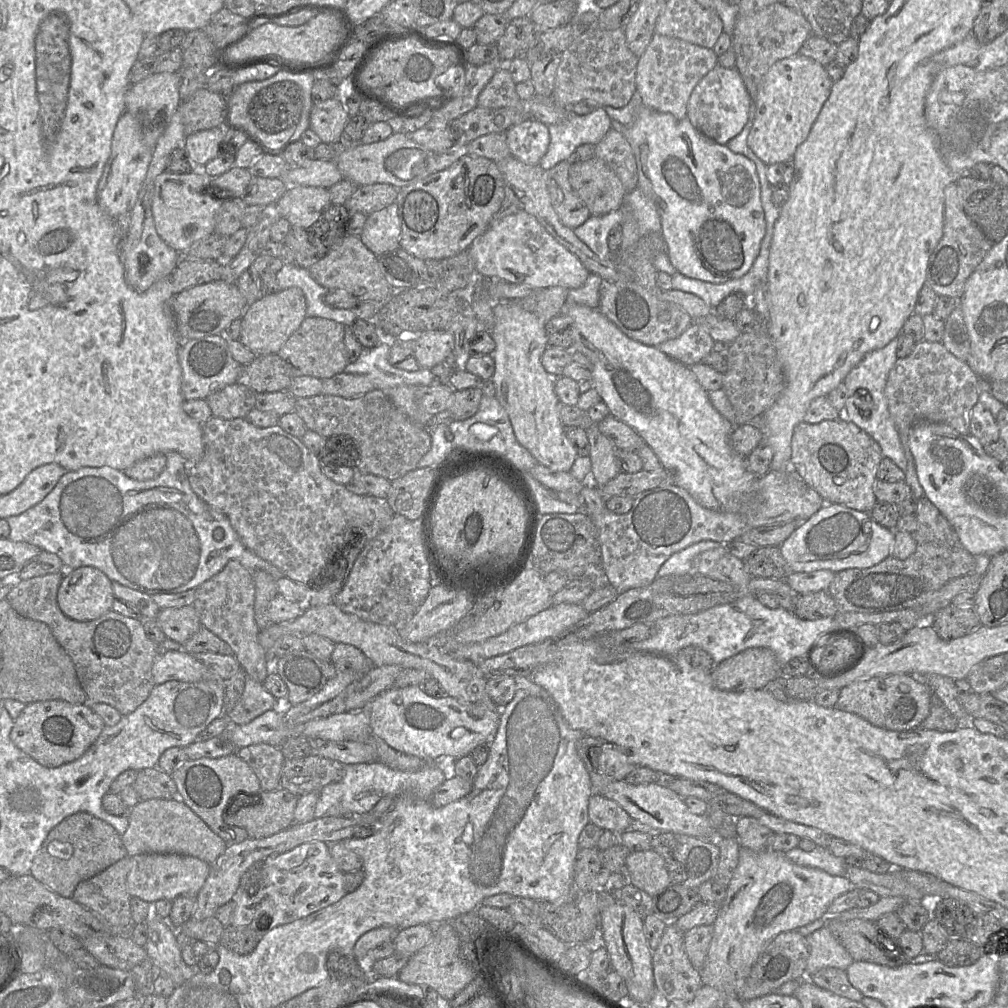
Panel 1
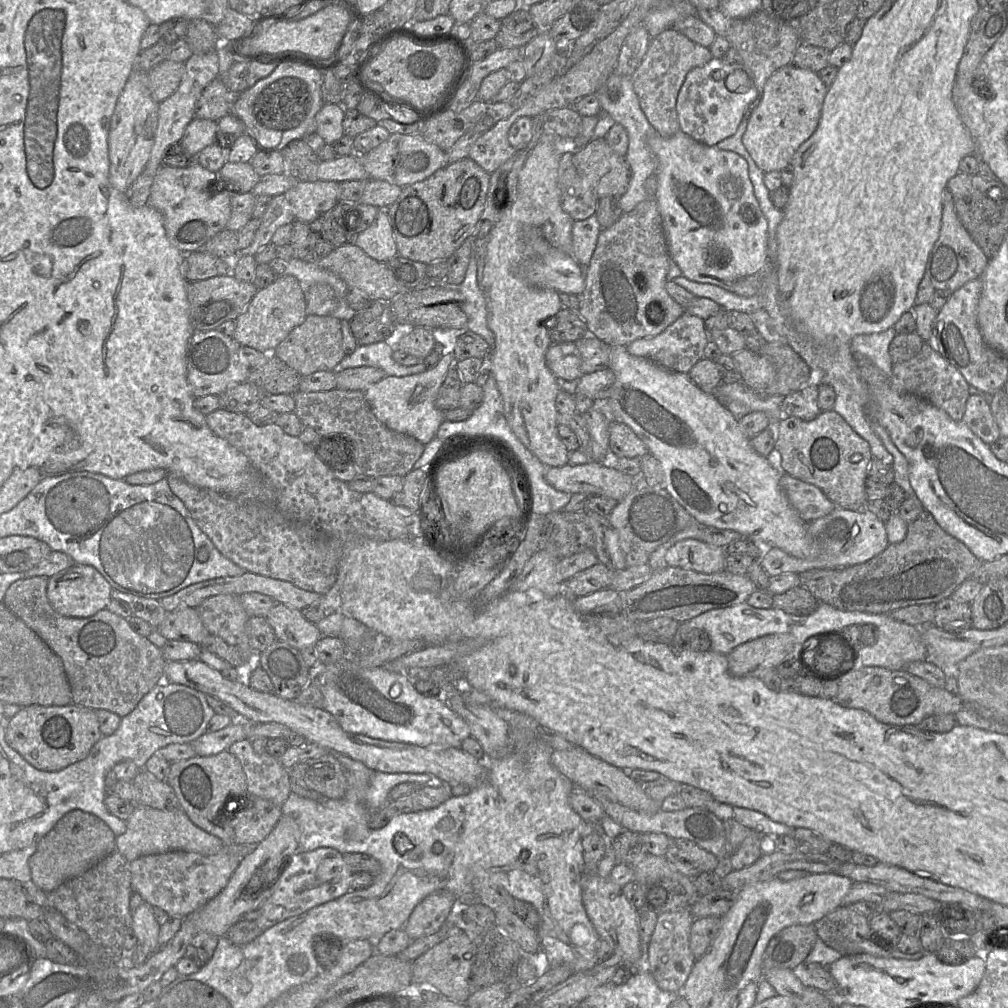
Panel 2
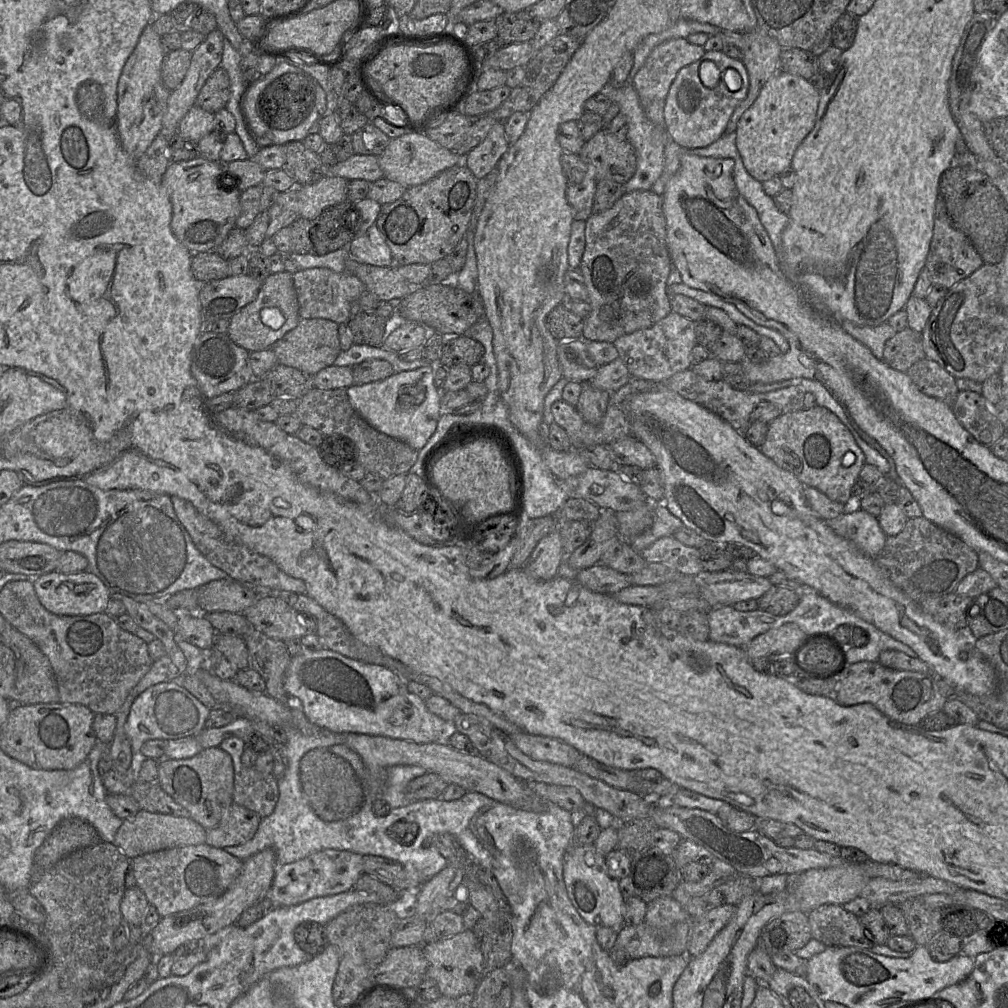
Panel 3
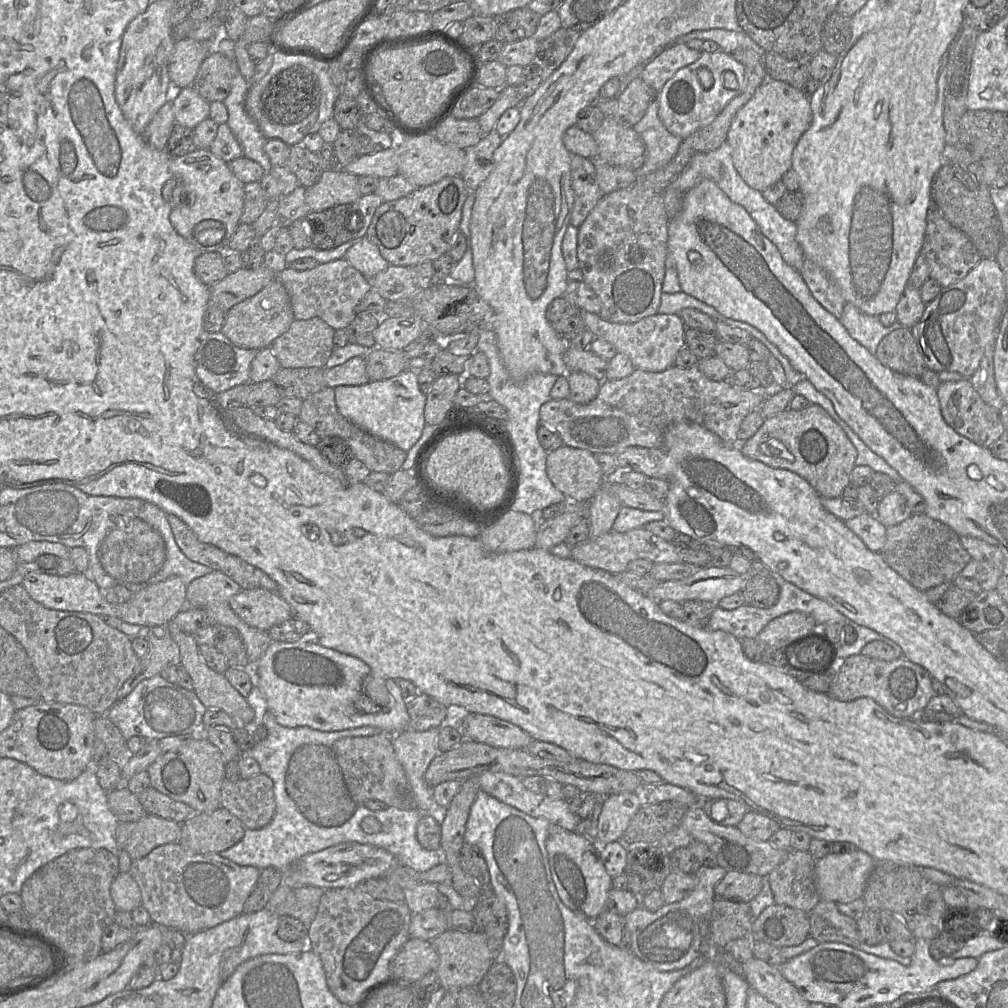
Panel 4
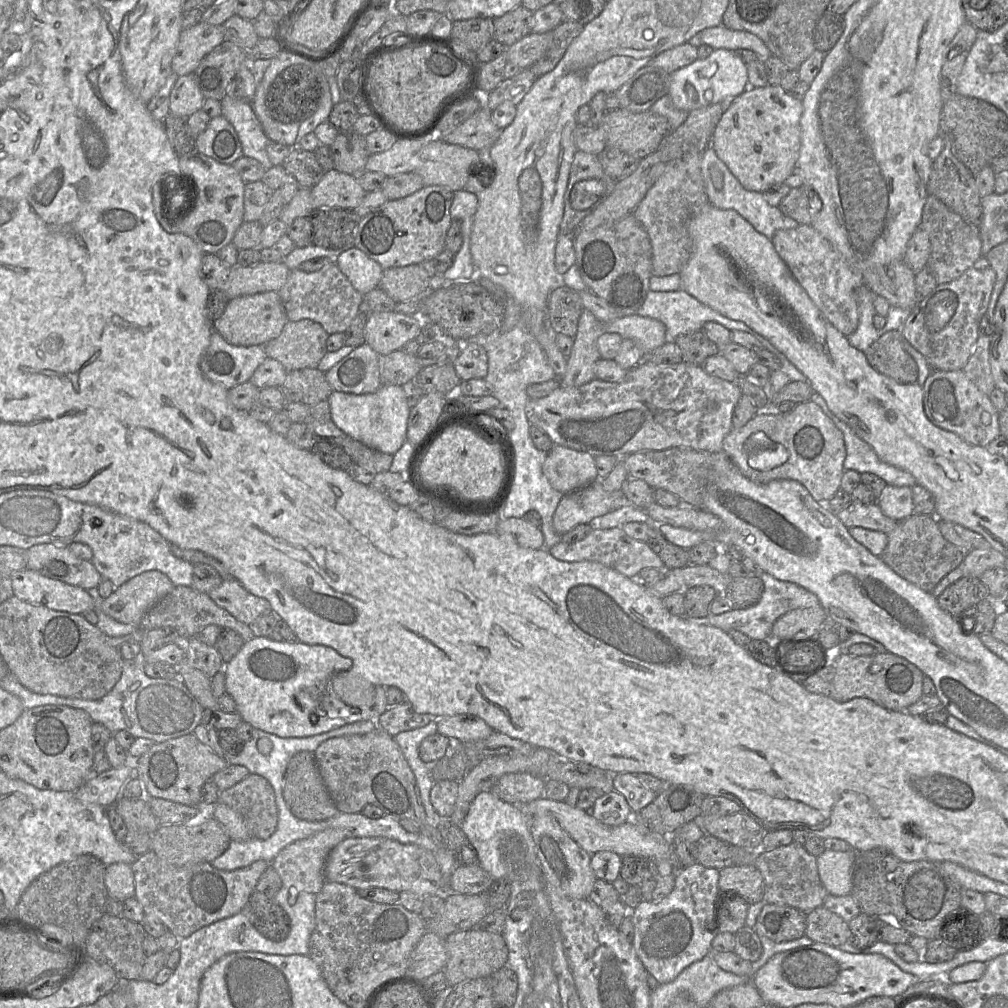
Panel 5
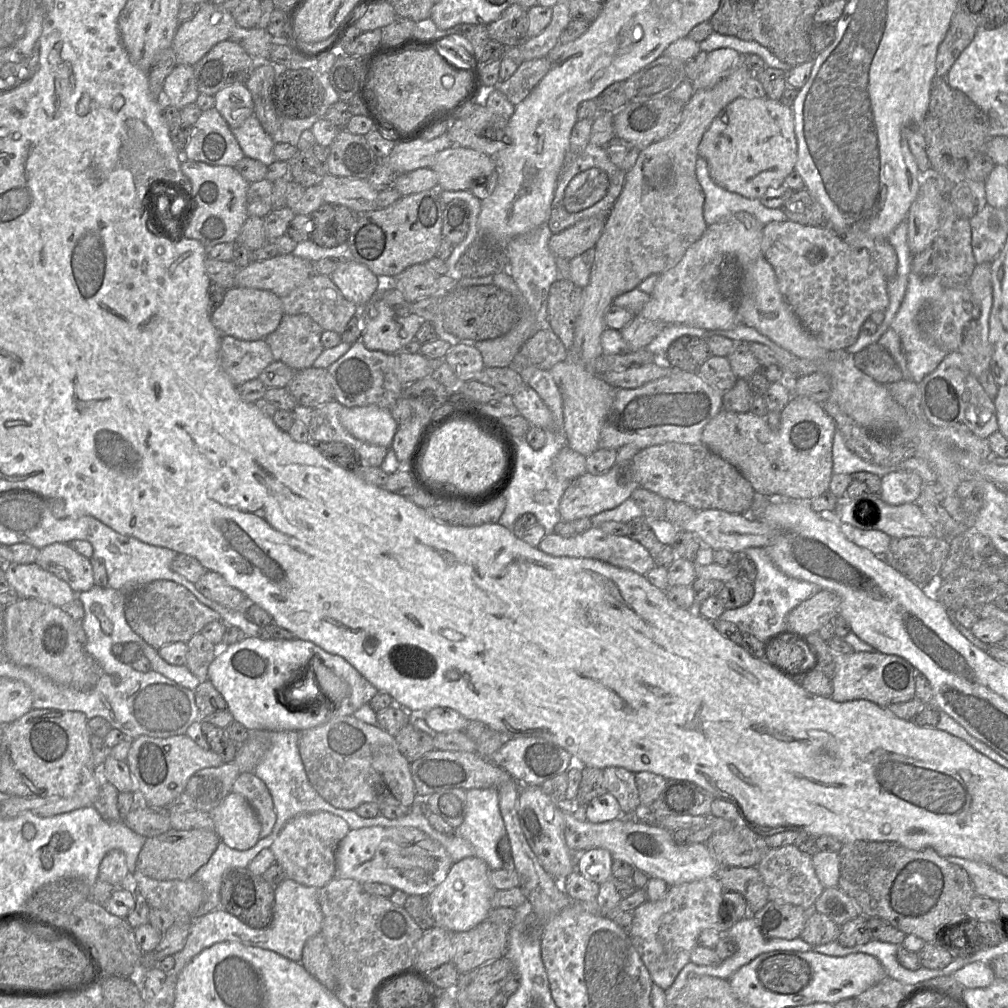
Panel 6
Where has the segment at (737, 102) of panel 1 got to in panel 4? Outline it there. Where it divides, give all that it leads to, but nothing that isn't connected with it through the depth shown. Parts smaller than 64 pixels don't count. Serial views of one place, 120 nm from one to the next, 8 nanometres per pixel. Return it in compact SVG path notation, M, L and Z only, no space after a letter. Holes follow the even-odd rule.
M700 51L700 57L692 64L679 69L658 93L659 118L665 128L682 140L689 137L699 128L711 123L736 96L745 88L746 67L725 51Z

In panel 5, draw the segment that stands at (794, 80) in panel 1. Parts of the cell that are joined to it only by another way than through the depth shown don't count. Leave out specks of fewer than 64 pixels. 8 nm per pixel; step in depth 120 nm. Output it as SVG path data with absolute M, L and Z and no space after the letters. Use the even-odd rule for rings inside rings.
M768 84L764 87L748 87L742 94L729 101L726 111L714 129L710 147L746 190L763 193L774 185L785 183L797 165L802 113L802 101L793 98L780 86Z

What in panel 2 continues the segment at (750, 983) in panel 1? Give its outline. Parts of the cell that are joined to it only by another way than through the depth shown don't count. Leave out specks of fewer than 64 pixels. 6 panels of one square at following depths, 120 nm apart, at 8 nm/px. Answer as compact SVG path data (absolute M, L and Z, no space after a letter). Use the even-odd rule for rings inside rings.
M794 925L772 937L763 954L761 964L762 979L770 970L793 970L804 963L811 952L817 933L814 925Z

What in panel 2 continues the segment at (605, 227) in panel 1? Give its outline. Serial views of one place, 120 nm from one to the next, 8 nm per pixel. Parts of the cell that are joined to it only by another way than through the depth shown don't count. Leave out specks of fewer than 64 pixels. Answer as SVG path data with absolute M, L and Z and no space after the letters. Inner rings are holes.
M596 215L572 225L572 256L584 268L591 260L601 230Z

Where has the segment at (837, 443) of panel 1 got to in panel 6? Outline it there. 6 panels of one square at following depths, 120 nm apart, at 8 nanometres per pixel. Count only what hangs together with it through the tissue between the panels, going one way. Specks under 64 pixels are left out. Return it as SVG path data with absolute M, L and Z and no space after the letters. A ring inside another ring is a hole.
M792 396L782 410L777 430L769 427L766 416L723 409L705 426L701 442L734 466L757 494L772 499L810 501L829 489L835 430L836 425L822 404L807 397Z

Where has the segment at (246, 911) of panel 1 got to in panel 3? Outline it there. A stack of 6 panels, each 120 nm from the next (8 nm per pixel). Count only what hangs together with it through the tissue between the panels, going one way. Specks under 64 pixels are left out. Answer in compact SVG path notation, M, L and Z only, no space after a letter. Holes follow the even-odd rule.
M326 849L295 862L279 865L268 897L274 907L279 907L292 906L312 898L349 891L364 873L363 856L351 851Z

